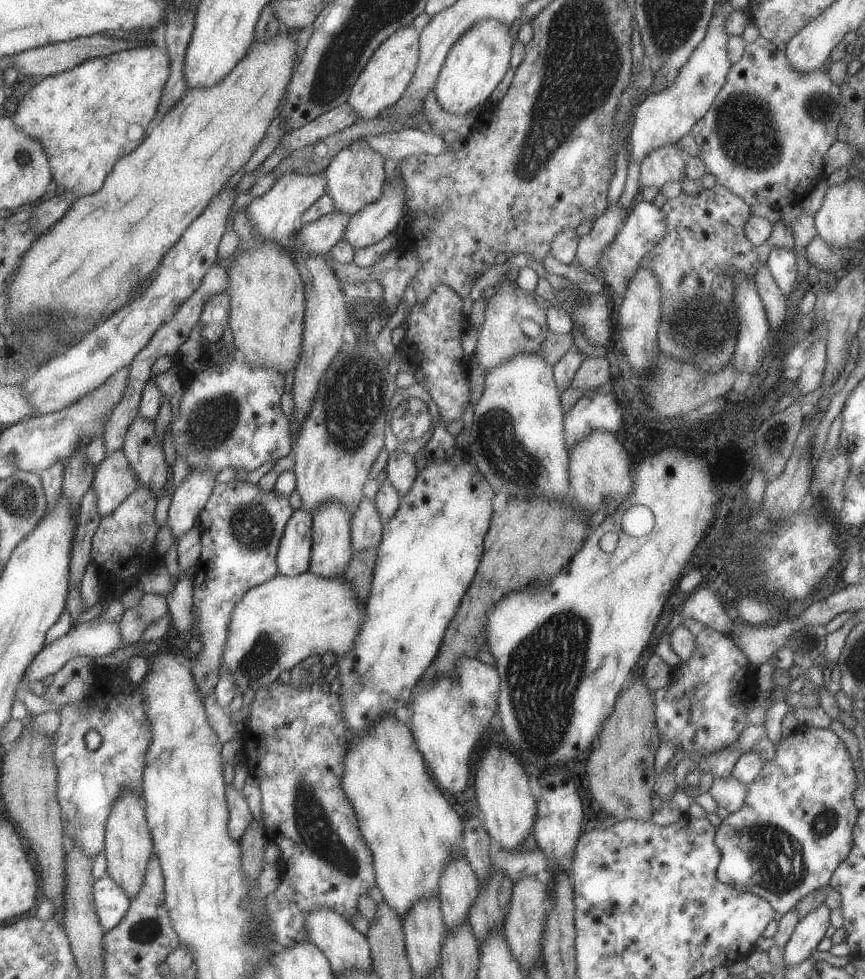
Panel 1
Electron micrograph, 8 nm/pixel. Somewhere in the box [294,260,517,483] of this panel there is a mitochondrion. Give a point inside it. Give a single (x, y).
(353, 399)

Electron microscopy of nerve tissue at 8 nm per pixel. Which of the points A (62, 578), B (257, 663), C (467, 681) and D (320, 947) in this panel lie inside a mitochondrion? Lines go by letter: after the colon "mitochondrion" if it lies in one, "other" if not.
A: other
B: mitochondrion
C: other
D: other

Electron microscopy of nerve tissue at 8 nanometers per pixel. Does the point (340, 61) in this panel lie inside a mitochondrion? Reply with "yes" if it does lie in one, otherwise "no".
yes

